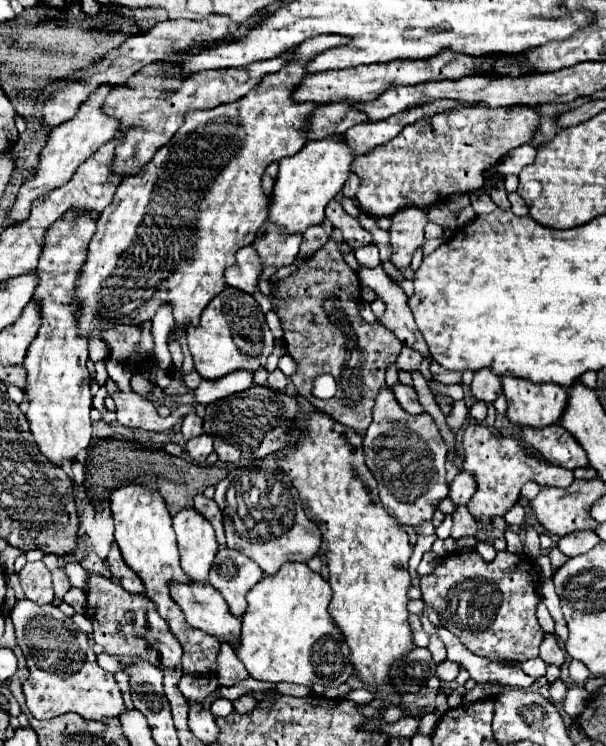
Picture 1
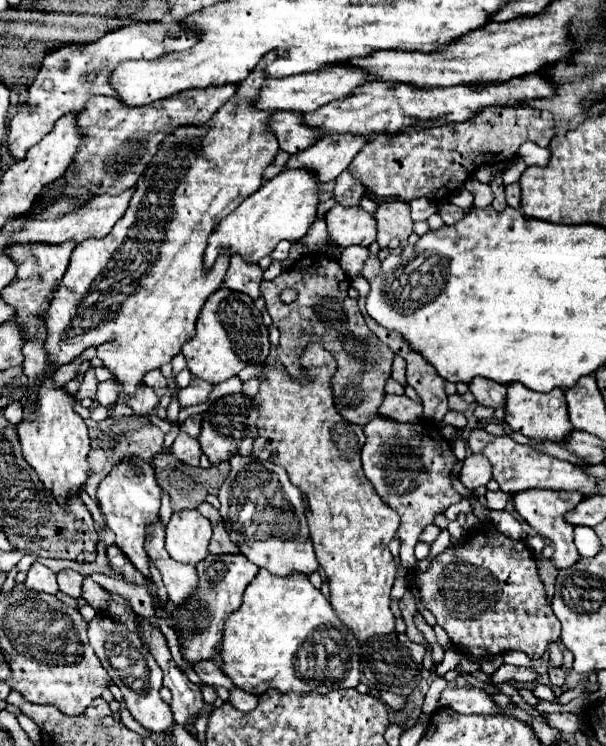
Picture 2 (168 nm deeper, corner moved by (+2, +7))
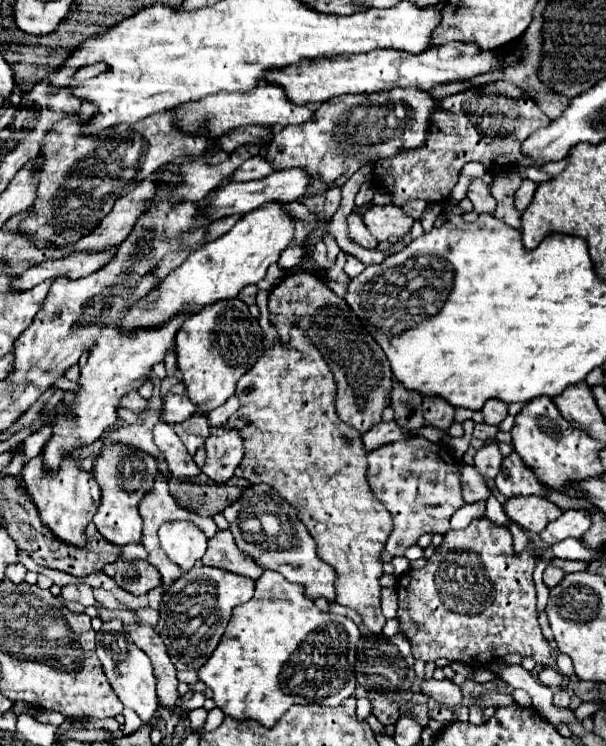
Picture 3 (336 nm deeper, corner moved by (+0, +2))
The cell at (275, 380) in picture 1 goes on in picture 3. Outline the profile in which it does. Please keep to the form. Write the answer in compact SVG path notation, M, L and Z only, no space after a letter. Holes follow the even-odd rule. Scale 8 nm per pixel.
M232 395L224 405L220 405L220 407L218 407L218 409L214 409L214 411L210 411L210 413L208 413L208 417L210 417L212 427L218 427L218 425L226 423L226 421L228 421L228 417L230 417L238 407L240 407L240 401L238 401L238 397L236 397L236 395Z

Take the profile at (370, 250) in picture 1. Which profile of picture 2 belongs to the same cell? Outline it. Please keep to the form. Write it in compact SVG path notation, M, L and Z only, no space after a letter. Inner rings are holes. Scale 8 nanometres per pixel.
M348 246L342 250L342 256L340 256L340 266L344 268L344 272L354 278L360 274L362 266L364 266L364 260L368 258L368 248L360 248L360 246Z

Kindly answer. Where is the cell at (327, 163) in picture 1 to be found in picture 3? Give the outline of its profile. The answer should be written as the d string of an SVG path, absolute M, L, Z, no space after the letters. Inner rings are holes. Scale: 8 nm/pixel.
M270 201L238 219L238 223L224 233L222 237L206 243L202 249L192 253L178 269L174 269L162 285L148 297L154 301L152 309L144 309L142 305L134 305L130 313L124 317L122 327L158 327L172 315L180 313L186 303L192 305L196 313L204 305L210 305L220 299L238 297L240 289L246 285L254 285L264 279L268 265L276 263L282 249L294 245L294 217L286 211L286 203Z

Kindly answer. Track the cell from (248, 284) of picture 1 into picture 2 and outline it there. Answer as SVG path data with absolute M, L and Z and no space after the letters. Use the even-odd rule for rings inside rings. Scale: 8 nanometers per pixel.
M232 256L224 286L236 292L244 292L250 298L260 296L260 282L262 282L262 270L258 264L244 264L240 256Z

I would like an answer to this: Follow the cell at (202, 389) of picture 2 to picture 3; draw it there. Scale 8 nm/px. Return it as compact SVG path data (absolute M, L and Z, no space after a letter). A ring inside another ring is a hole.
M166 395L162 407L162 421L168 423L182 423L196 411L196 405L186 395Z

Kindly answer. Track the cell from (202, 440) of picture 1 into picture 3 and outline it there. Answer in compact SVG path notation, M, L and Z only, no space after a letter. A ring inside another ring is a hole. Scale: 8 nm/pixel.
M164 421L156 423L156 427L154 427L154 443L158 445L164 459L168 461L172 477L184 479L184 477L194 477L194 475L200 473L200 469L196 467L192 455L186 451L186 447L182 445L180 437L174 433L170 423L164 423Z

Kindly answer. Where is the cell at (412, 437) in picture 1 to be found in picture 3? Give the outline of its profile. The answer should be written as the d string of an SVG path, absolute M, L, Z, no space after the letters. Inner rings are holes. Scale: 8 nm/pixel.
M410 437L370 451L368 483L374 497L394 517L394 529L386 541L386 551L392 555L402 555L424 533L446 533L450 517L464 505L460 463L454 459L452 449L424 437Z

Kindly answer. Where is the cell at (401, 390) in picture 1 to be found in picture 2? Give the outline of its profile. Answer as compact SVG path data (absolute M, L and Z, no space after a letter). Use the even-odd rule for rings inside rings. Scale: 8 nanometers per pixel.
M386 396L378 408L378 416L404 424L416 424L422 420L422 404L412 402L408 396Z

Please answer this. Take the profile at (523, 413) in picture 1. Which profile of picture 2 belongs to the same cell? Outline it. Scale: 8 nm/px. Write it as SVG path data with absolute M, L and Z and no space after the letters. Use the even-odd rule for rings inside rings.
M514 384L512 388L508 388L506 424L534 442L558 442L560 444L574 430L572 422L568 420L566 400L560 388L554 388L552 392L546 392L546 394L538 394L538 392L524 388L522 384Z

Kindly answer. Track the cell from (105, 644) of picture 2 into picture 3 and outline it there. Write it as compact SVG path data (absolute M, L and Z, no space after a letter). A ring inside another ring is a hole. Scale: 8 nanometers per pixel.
M119 619L104 622L100 631L96 631L96 655L102 663L102 669L108 677L112 691L118 695L118 699L124 703L124 707L136 711L138 717L144 723L148 723L158 709L154 667L150 665L150 657L146 657L146 653L142 653L134 645L134 641L130 641L130 635L124 631Z

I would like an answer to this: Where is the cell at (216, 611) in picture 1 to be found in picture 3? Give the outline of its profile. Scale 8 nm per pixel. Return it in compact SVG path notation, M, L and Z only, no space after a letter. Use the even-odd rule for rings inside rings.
M158 475L158 477L156 477L154 489L152 489L150 493L146 493L146 497L140 501L140 515L142 515L142 519L144 519L142 545L144 545L144 547L146 547L146 551L148 551L148 563L152 563L152 565L160 571L160 575L162 575L162 585L164 585L164 587L170 587L170 585L172 585L172 583L182 575L182 571L180 571L172 561L168 561L168 557L166 557L166 555L164 555L164 551L160 549L160 543L158 543L158 529L160 529L160 525L170 523L170 521L178 521L178 519L190 519L190 521L194 521L194 523L200 523L200 525L202 525L202 529L206 529L206 535L208 535L208 537L212 537L212 535L214 535L214 531L216 531L216 523L214 523L214 519L200 517L200 515L196 515L196 513L190 513L188 509L178 507L178 505L176 505L176 501L172 499L172 495L168 493L168 483L166 483L166 479L164 479L162 475Z

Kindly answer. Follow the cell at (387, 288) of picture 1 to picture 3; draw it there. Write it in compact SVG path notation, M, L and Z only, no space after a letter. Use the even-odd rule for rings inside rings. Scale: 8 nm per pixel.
M424 397L422 409L424 409L426 425L434 425L446 431L454 421L454 407L442 401L442 397Z

